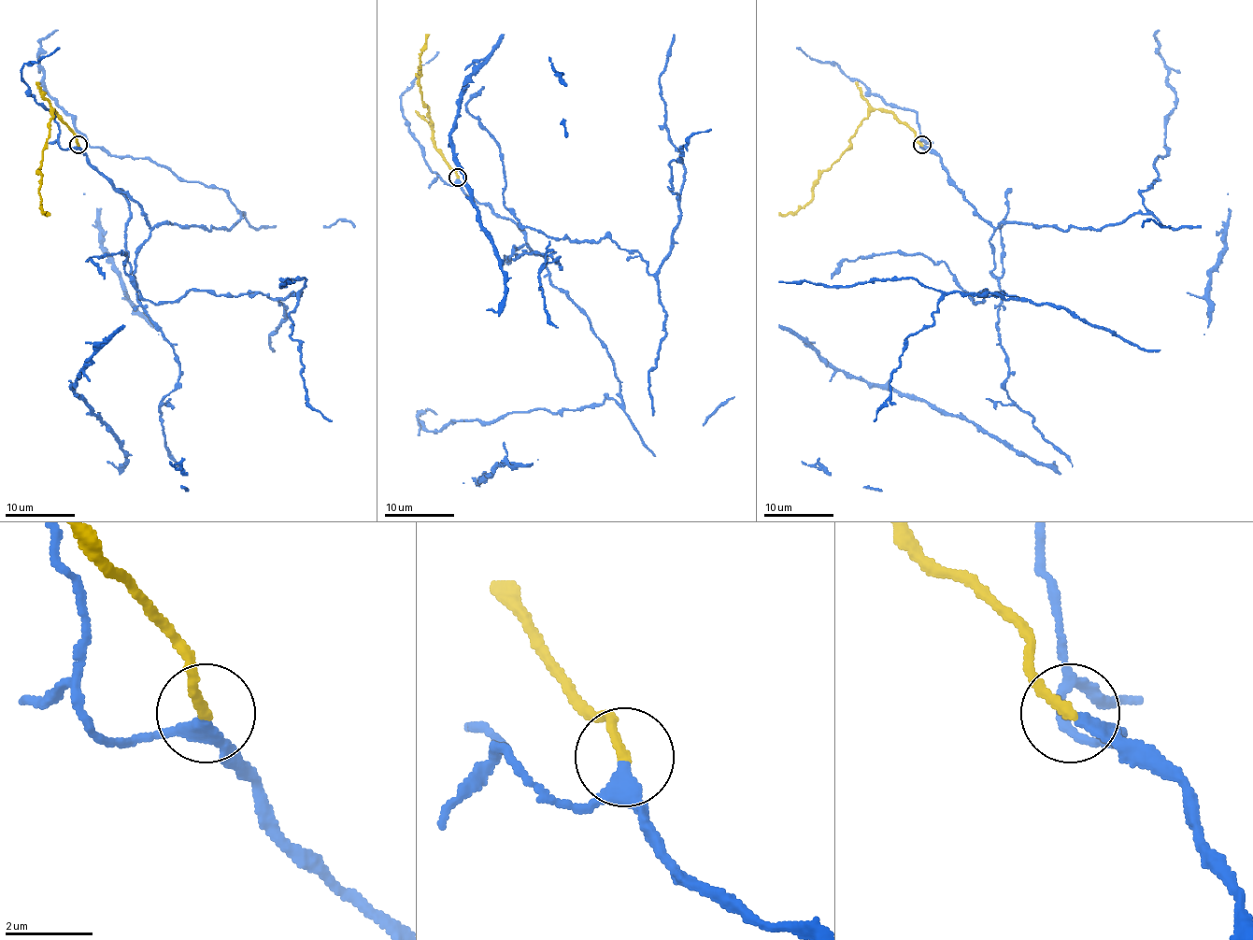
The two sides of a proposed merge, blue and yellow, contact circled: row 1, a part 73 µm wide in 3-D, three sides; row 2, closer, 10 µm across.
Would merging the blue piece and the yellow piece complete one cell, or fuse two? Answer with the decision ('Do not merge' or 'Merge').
Merge

